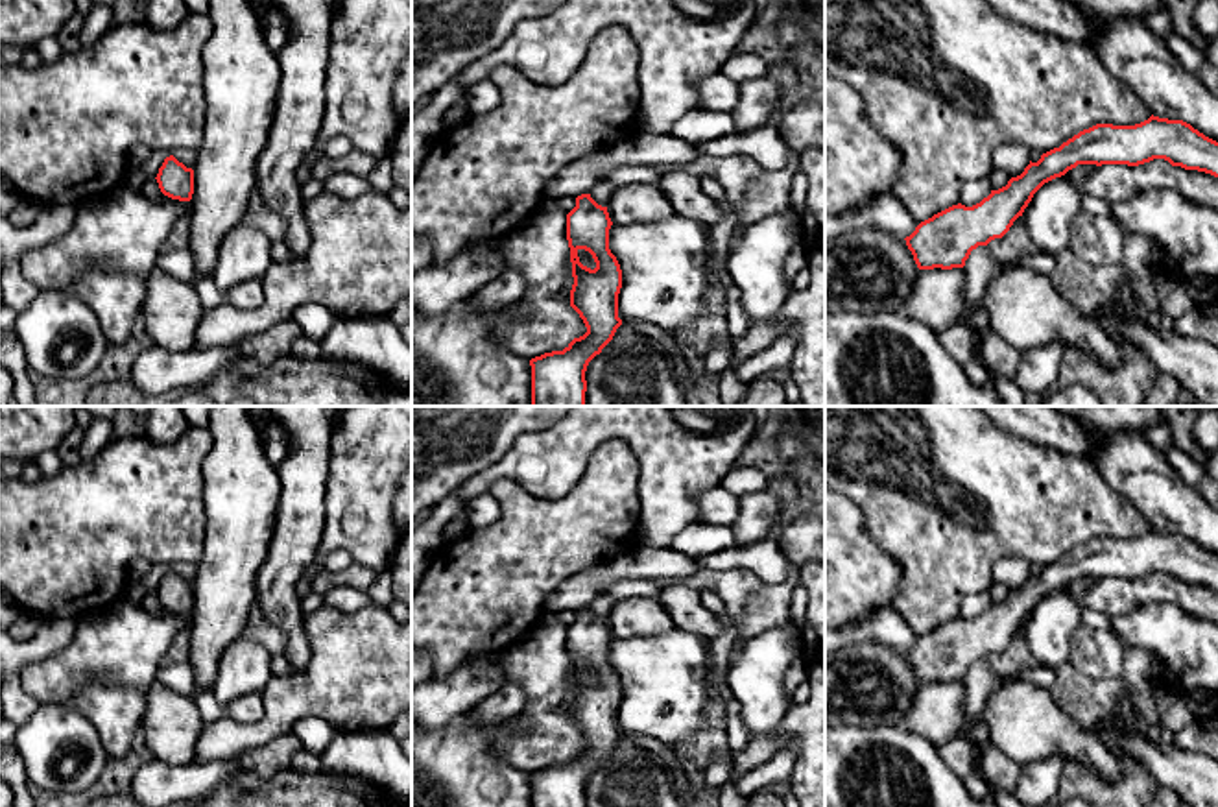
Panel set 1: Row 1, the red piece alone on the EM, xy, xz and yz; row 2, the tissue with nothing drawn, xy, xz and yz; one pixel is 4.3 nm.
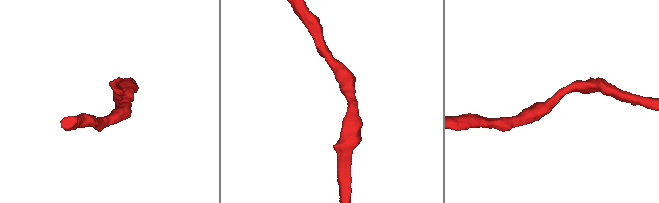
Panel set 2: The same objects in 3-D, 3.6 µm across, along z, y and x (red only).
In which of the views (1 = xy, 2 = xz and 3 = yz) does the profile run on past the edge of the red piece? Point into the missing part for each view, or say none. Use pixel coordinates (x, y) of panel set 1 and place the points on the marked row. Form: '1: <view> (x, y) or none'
1: none
2: none
3: none

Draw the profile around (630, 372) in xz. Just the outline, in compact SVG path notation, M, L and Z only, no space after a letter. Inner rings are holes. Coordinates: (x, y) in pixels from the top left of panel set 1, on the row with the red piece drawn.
M622 323L585 371L585 406L688 406L661 347Z

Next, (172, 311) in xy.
M161 268L146 277L146 297L140 319L149 340L170 351L192 351L205 307L190 283L183 283Z

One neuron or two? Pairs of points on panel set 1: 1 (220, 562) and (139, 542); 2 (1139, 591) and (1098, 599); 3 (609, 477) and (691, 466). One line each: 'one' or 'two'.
1: two
2: one
3: two

